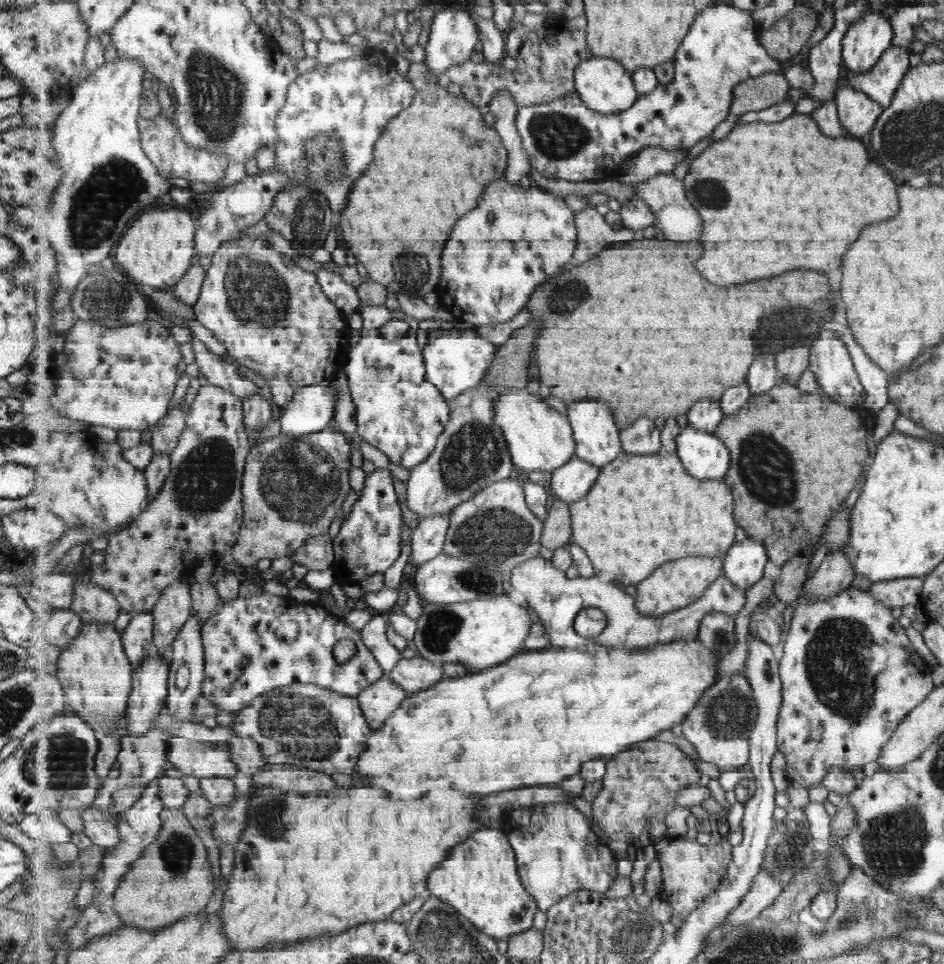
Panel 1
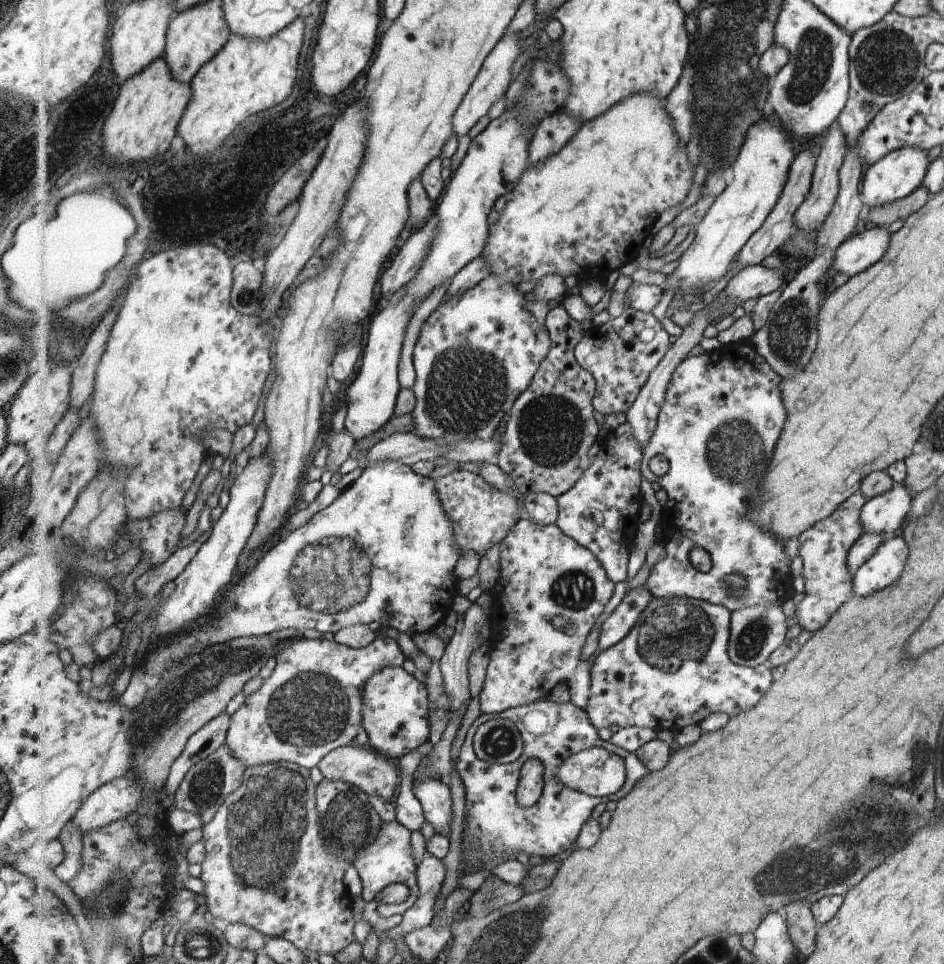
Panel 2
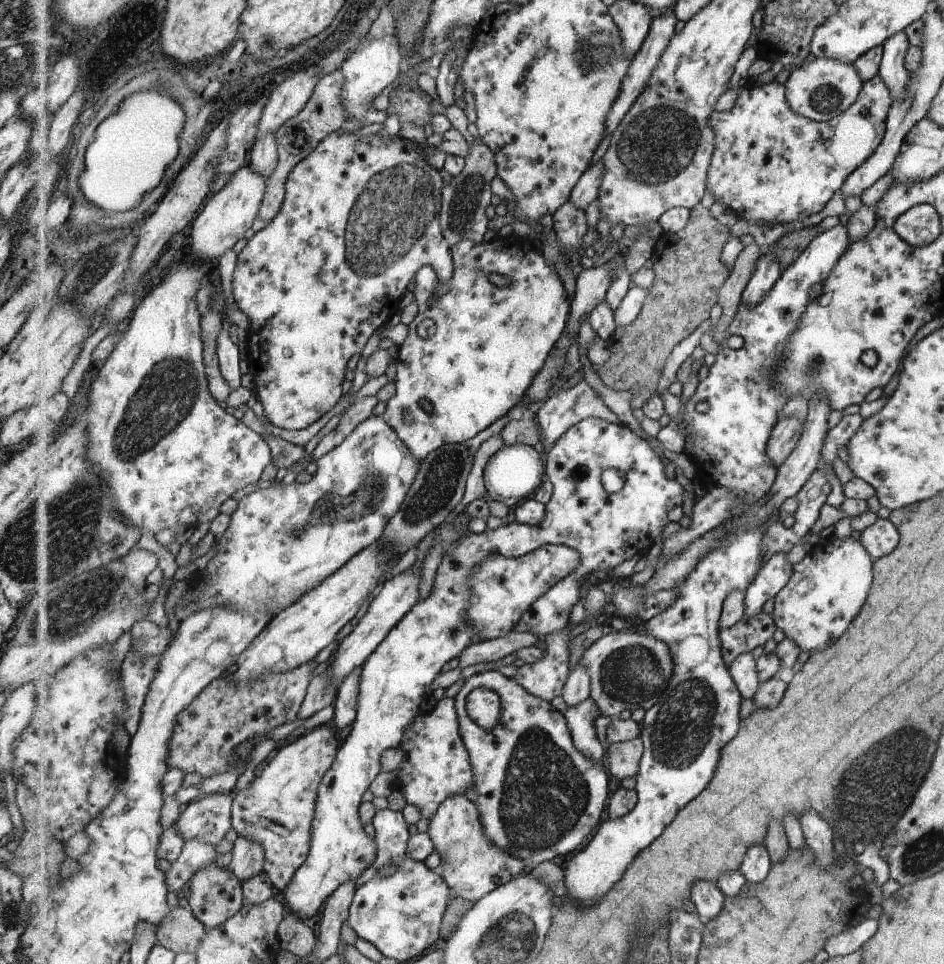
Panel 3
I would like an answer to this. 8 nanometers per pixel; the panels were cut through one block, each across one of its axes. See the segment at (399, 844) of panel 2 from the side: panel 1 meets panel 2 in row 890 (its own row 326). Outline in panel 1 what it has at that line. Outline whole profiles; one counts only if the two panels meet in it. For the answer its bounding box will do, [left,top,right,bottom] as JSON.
[343,305,452,471]

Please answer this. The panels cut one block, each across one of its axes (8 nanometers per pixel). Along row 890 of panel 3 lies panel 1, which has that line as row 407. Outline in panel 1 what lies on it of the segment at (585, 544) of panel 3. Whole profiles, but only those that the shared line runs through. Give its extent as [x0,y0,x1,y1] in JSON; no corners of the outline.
[279,381,338,436]

